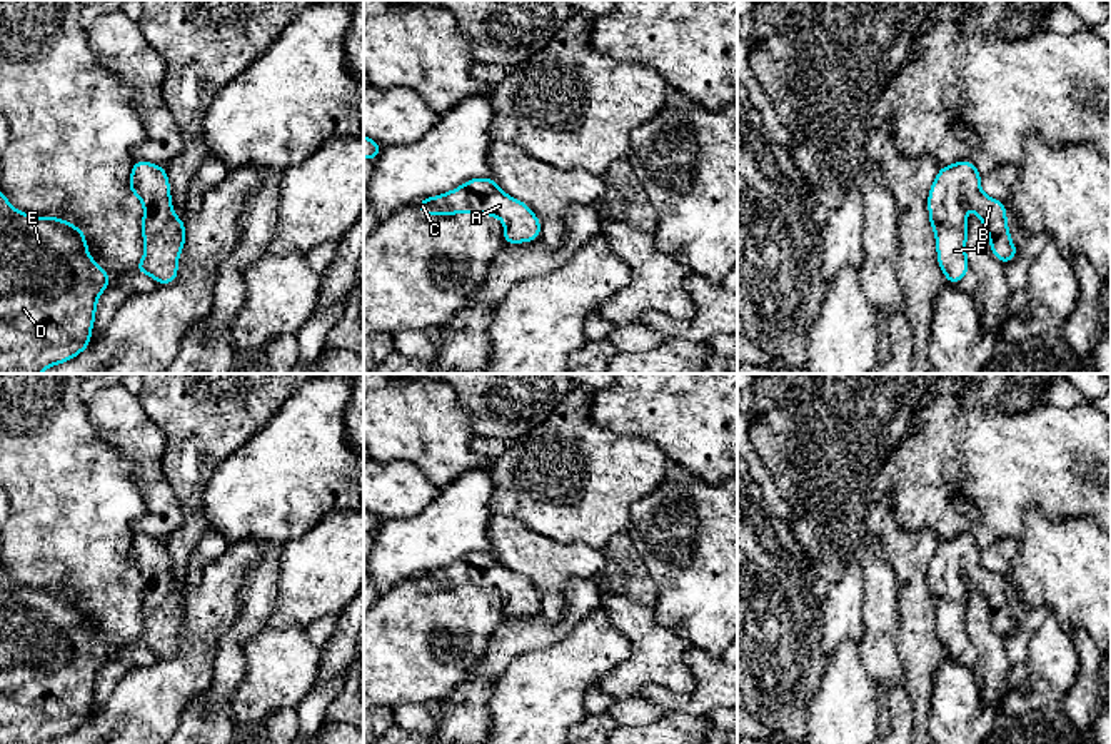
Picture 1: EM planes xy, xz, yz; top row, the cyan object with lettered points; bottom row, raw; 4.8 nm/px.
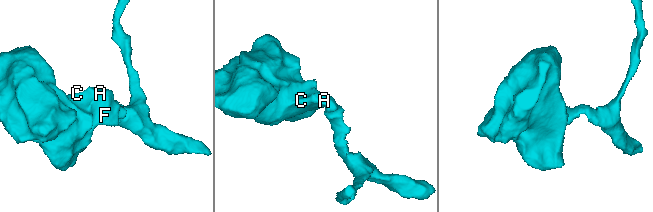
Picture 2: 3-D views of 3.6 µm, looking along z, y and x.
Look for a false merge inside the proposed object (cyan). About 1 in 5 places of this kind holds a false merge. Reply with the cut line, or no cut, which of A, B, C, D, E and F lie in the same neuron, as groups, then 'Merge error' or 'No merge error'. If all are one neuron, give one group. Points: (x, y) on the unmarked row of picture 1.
No split. Groups: A B C D E F. No merge error

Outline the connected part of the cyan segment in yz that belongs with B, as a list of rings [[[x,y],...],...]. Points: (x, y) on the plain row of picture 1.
[[[963,534],[941,540],[929,564],[928,581],[938,616],[936,631],[946,654],[953,659],[969,646],[966,632],[966,577],[983,594],[991,624],[998,634],[1008,637],[1018,627],[1006,597],[1006,579],[984,569],[979,555],[979,544],[969,534]]]

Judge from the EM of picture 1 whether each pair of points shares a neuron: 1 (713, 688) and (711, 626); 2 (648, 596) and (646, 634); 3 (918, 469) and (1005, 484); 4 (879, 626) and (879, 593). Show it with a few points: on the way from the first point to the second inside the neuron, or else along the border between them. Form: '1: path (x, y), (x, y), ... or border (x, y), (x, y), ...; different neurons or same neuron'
1: border (691, 646), (701, 648), (719, 659); different neurons
2: border (611, 593), (651, 608); different neurons
3: path (940, 454), (975, 454), (983, 462); same neuron
4: path (879, 618), (879, 601); same neuron

